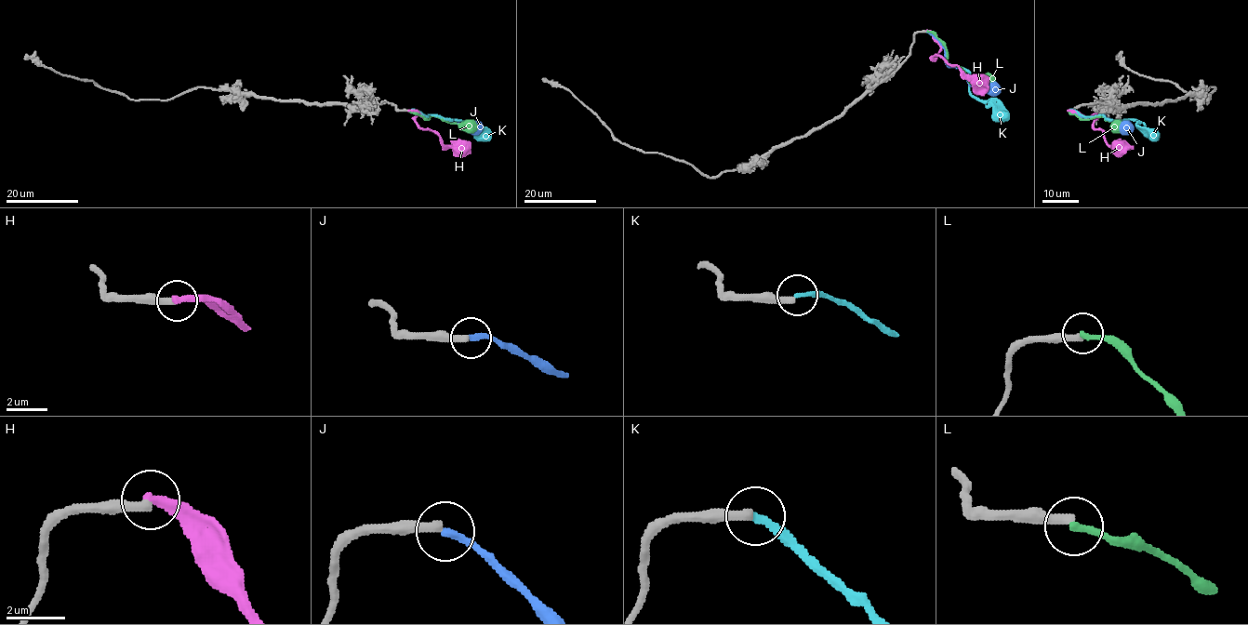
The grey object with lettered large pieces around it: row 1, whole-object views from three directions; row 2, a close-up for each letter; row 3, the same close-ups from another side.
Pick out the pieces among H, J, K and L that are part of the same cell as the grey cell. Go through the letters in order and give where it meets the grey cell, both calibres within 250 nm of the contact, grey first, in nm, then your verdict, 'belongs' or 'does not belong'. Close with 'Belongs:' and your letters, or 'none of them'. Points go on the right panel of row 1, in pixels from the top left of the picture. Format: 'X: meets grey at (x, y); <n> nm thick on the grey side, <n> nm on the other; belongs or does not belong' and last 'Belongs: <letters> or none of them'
H: meets grey at (1068, 111); 320 nm thick on the grey side, 360 nm on the other; belongs
J: meets grey at (1069, 111); 340 nm thick on the grey side, 280 nm on the other; does not belong
K: meets grey at (1069, 110); 340 nm thick on the grey side, 240 nm on the other; does not belong
L: meets grey at (1068, 112); 340 nm thick on the grey side, 260 nm on the other; does not belong
Belongs: H

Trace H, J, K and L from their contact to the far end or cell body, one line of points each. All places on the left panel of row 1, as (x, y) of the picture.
H: (409, 111), (422, 116), (418, 114), (414, 120), (419, 126), (434, 131), (444, 145), (471, 153)
J: (410, 111), (426, 117), (431, 115), (466, 124), (481, 130)
K: (410, 110), (418, 111), (426, 116), (469, 122), (484, 139), (487, 136)
L: (409, 112), (424, 119), (431, 116), (464, 126), (475, 126)

